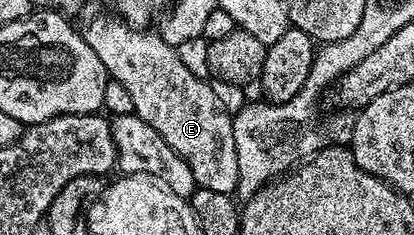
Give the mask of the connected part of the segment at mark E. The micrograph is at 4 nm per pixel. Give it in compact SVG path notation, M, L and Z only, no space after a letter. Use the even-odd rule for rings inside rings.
M90 18L86 22L86 27L81 27L80 33L82 38L92 48L92 52L96 52L96 56L100 56L100 64L104 64L107 75L113 81L124 84L125 90L132 96L132 104L134 105L134 113L140 116L140 120L144 120L144 124L152 124L152 128L156 128L156 132L160 132L160 136L164 136L164 140L168 144L168 148L172 148L177 154L183 158L192 170L192 176L195 178L198 186L204 188L212 188L212 192L224 192L233 195L238 188L238 165L236 164L236 140L232 136L232 128L234 127L234 119L231 111L227 110L225 104L218 98L218 91L205 78L197 78L192 72L188 72L188 68L184 68L184 60L178 58L178 51L173 46L169 46L162 38L161 33L151 31L146 28L135 28L121 20L113 20L109 22L106 18Z

